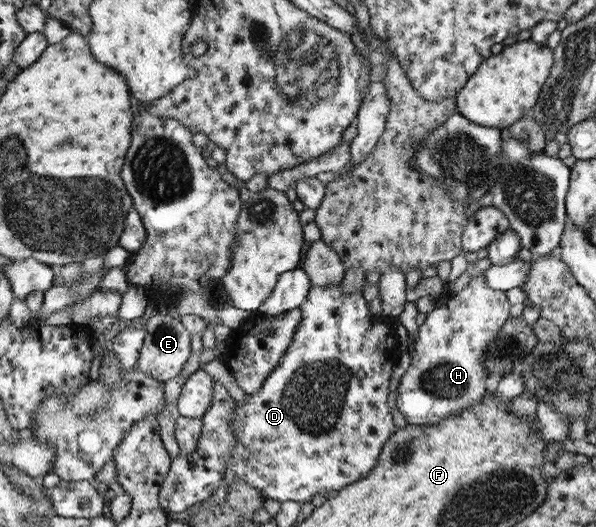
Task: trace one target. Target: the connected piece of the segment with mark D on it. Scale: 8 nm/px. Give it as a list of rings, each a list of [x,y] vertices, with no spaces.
[[[340,283],[335,285],[326,285],[325,287],[312,287],[309,290],[308,296],[306,297],[305,303],[301,305],[302,309],[302,322],[298,326],[296,330],[296,335],[293,336],[293,344],[289,347],[289,351],[284,355],[280,365],[276,367],[275,370],[272,371],[271,374],[268,375],[268,379],[264,383],[262,383],[262,387],[260,387],[259,391],[256,393],[247,394],[247,400],[243,402],[243,404],[238,404],[234,413],[234,421],[232,421],[232,426],[234,427],[234,434],[238,437],[238,445],[232,449],[232,456],[230,459],[230,463],[228,463],[228,467],[233,470],[235,473],[235,479],[243,479],[243,481],[247,481],[247,484],[251,484],[253,487],[256,487],[258,490],[261,490],[266,496],[269,496],[269,499],[277,499],[277,501],[296,501],[297,503],[303,504],[304,502],[309,502],[317,493],[328,493],[331,495],[332,492],[338,492],[339,490],[343,490],[345,486],[352,485],[359,481],[359,479],[363,479],[371,473],[373,469],[375,469],[377,463],[380,459],[381,450],[384,449],[386,443],[388,443],[388,439],[392,437],[393,434],[396,433],[398,427],[393,425],[393,417],[391,417],[391,413],[389,413],[389,407],[387,407],[387,393],[389,393],[389,375],[391,375],[391,371],[393,371],[393,367],[395,367],[395,363],[399,357],[399,351],[397,351],[397,335],[395,326],[393,326],[393,321],[395,316],[371,316],[369,313],[369,308],[365,299],[362,296],[362,291],[357,290],[353,294],[345,294],[343,292],[343,288],[341,288]]]

